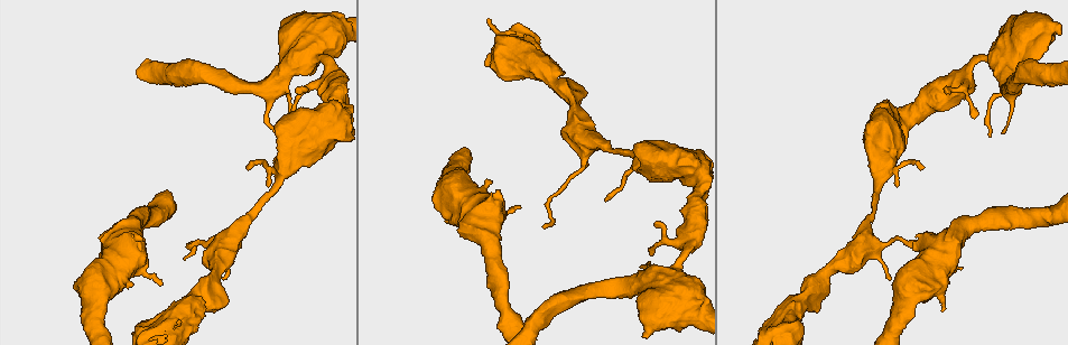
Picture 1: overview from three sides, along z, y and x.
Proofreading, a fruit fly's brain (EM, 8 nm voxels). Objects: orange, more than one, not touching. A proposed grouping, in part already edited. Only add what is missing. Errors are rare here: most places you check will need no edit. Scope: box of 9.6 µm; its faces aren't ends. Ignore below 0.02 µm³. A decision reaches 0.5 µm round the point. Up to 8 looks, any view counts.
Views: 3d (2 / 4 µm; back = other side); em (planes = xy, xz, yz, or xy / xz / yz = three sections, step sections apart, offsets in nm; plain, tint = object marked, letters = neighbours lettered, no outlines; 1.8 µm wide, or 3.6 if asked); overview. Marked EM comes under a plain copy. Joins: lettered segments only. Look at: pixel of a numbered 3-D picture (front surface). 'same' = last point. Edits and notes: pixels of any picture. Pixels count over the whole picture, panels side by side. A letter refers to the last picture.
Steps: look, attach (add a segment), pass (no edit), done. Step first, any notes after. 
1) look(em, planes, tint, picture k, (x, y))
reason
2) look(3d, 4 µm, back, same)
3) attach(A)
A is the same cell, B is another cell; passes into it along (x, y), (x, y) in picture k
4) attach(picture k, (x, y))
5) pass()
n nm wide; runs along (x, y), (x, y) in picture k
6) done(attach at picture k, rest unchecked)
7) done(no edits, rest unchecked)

look(3d, 2 µm, picture 1, (165, 331))
sudden change in width

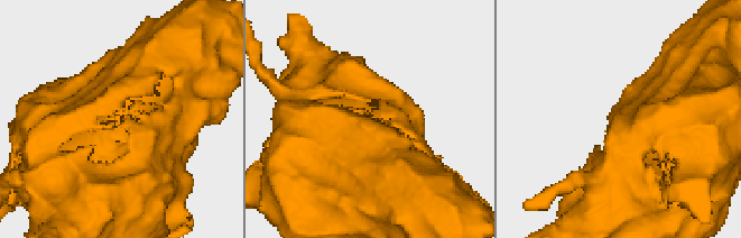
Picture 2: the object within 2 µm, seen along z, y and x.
look(em, planes, letters, picture 2, (373, 112))
arms of 240, 440 nm; shape alone is not enough

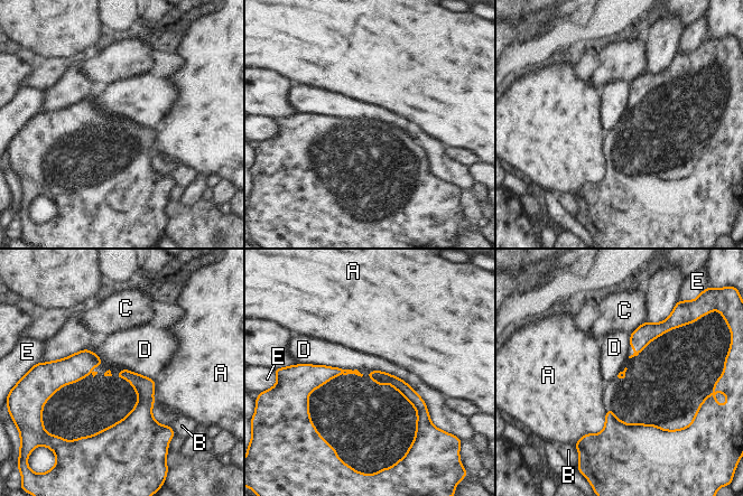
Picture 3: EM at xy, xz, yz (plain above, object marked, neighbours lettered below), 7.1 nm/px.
pass()
A, B, C, D and E are other cells; none of them fits

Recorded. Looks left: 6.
look(3d, 2 µm, picture 1, (520, 208))
thin end

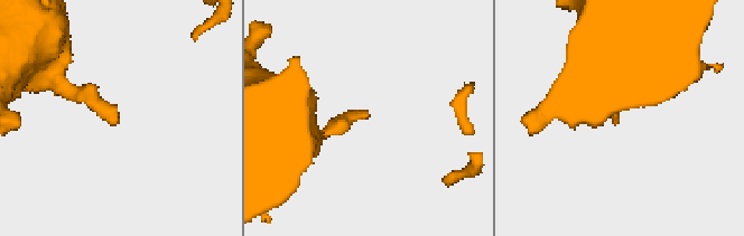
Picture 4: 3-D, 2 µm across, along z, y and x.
look(em, planes, letters, picture 4, (119, 120))
shape alone is not enough

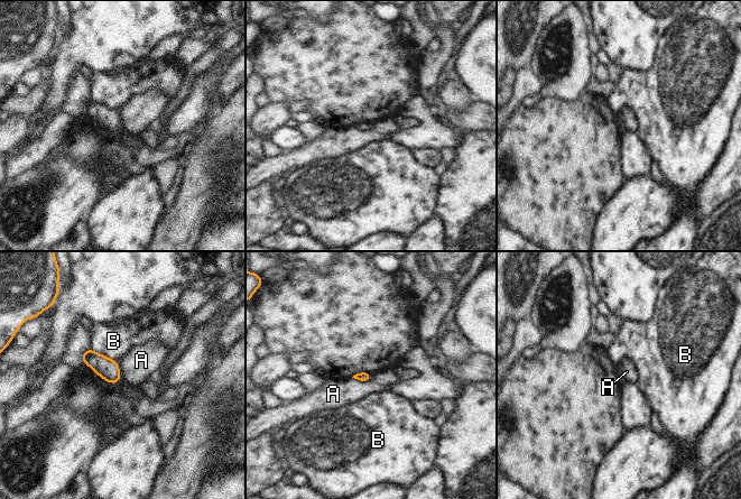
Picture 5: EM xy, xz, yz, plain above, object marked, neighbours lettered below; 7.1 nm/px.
pass()
A and B are other cells; border along (371, 373), (368, 380), (352, 377) in picture 5; none of them fits

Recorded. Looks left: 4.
look(3d, 2 µm, picture 1, (1002, 131))

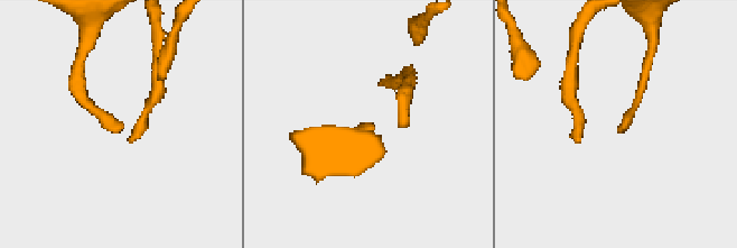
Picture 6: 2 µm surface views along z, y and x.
look(em, planes, letters, picture 6, (111, 132))
need the tissue

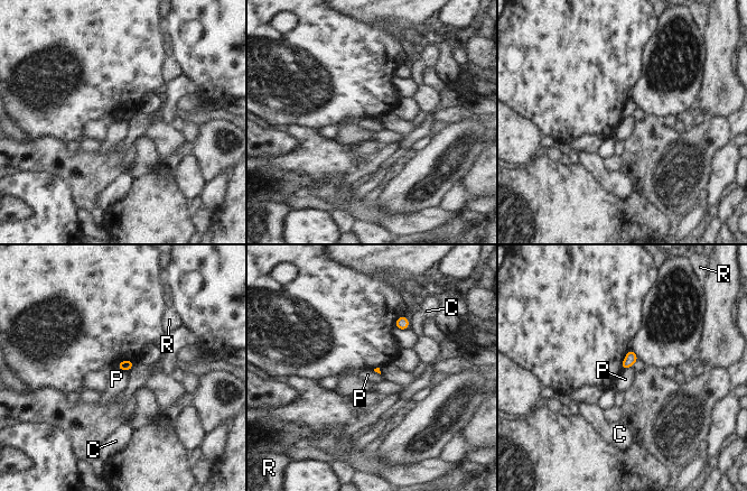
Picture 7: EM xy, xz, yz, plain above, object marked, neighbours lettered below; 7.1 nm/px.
pass()
C, P and R are other cells; border along (633, 366), (622, 370) in picture 7; no lettered segment goes on from it

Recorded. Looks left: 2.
done(no edits, rest unchecked)

